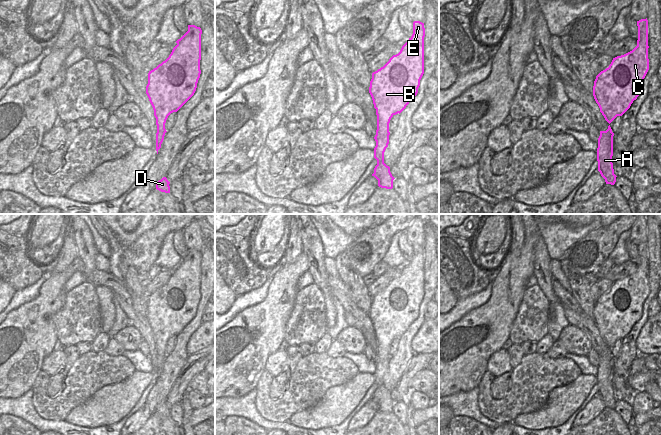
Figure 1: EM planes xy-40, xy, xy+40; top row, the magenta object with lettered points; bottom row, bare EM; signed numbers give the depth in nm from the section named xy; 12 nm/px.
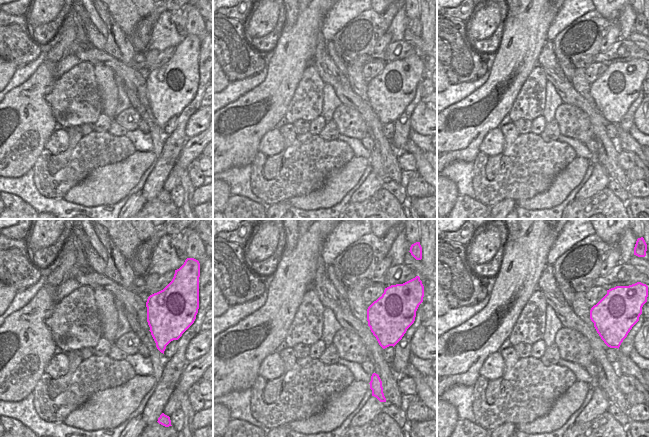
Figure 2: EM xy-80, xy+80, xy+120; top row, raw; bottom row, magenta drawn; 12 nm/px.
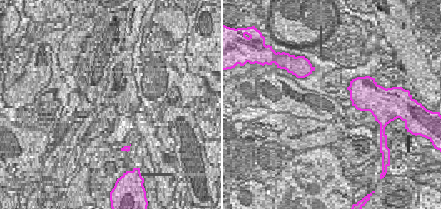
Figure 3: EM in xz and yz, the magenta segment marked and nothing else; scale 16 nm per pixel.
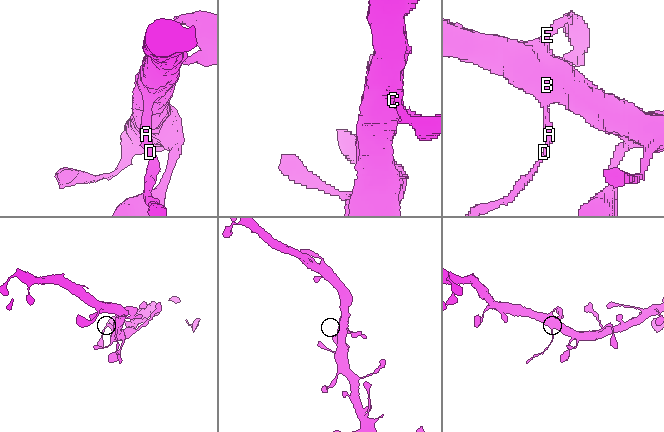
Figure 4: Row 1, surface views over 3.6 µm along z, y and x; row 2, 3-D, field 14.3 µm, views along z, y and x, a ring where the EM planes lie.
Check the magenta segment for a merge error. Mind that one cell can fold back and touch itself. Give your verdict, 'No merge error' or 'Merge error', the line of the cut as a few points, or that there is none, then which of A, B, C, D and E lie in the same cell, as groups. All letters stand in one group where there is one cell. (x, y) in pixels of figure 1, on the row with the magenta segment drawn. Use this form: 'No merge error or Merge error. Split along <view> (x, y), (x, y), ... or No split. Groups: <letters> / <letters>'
Merge error. Split along xy (377, 121), (388, 131). Groups: A D / B C E.

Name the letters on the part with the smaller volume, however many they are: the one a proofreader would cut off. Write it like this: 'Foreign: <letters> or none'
Foreign: A, D

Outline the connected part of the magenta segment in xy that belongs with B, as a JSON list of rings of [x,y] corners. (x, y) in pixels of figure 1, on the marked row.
[[[413,22],[413,34],[402,46],[400,52],[393,55],[380,69],[372,73],[369,93],[376,109],[377,122],[389,131],[391,118],[400,114],[418,93],[420,80],[424,74],[424,23]]]

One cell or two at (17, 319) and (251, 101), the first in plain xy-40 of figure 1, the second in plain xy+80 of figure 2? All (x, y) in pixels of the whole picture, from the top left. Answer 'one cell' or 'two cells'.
one cell

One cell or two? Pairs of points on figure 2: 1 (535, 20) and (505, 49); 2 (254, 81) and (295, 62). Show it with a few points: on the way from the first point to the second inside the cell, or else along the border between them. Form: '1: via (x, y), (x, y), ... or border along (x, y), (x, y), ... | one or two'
1: via (527, 28), (513, 44) | one
2: border along (267, 67), (265, 78), (247, 91) | two

